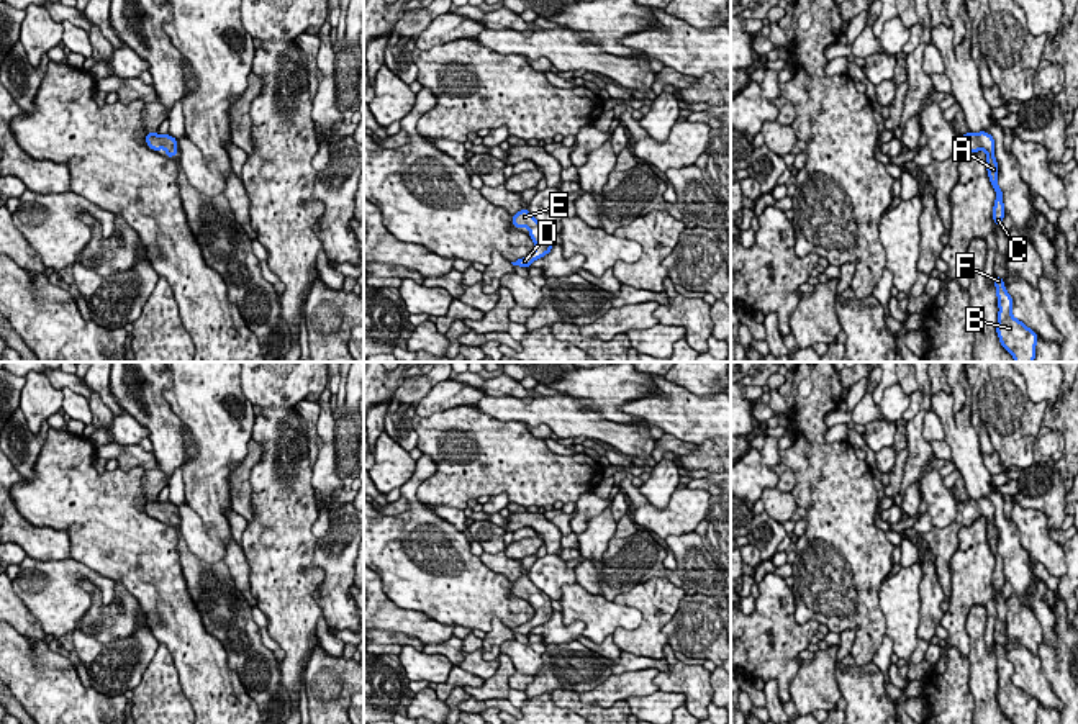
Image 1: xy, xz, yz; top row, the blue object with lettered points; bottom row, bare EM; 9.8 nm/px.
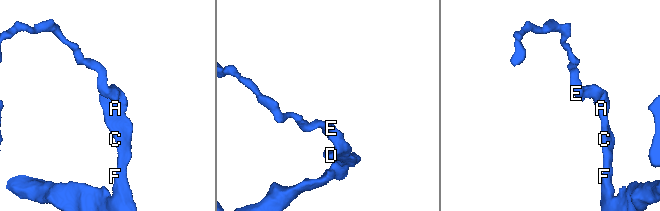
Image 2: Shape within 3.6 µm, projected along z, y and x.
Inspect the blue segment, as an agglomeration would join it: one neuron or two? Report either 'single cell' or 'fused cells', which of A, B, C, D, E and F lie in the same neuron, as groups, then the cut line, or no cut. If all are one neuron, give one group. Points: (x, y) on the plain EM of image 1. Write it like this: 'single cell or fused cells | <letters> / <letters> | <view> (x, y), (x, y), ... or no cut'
single cell | A B C D E F | no cut

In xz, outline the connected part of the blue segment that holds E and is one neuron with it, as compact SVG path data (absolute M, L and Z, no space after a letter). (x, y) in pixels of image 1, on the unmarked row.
M523 575L516 581L513 581L513 593L514 595L528 595L529 604L536 611L536 616L529 622L511 629L513 632L529 636L529 632L534 627L537 627L550 619L552 611L554 611L552 606L546 604L544 593L528 578L528 575Z

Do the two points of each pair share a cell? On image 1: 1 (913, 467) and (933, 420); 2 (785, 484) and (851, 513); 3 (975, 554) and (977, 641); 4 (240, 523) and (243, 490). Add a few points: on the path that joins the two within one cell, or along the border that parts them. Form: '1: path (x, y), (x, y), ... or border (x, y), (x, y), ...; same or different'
1: border (931, 410), (924, 416), (923, 431), (928, 444); different
2: border (780, 461), (795, 479), (792, 492); different
3: border (973, 605), (980, 605), (985, 610), (987, 644); different
4: border (231, 508), (248, 521); different

